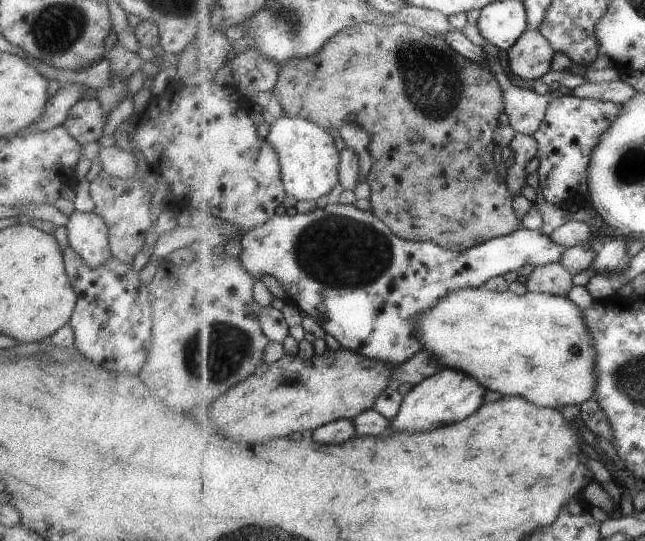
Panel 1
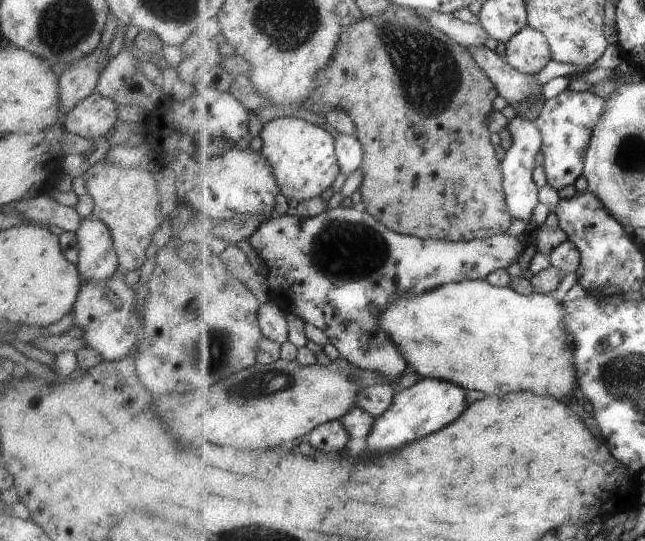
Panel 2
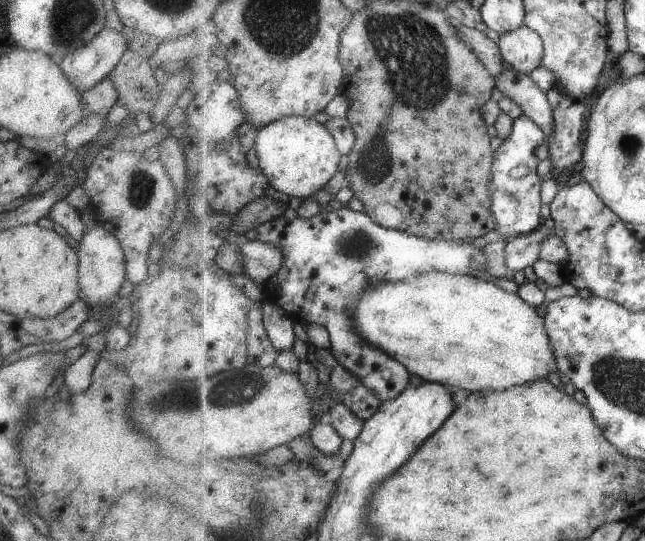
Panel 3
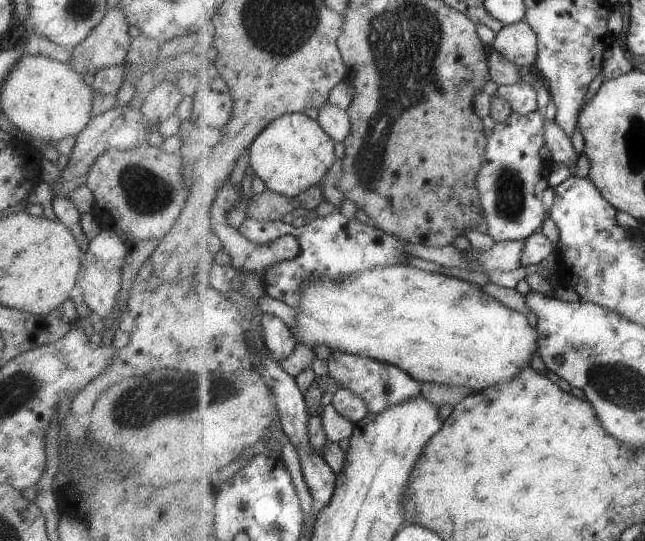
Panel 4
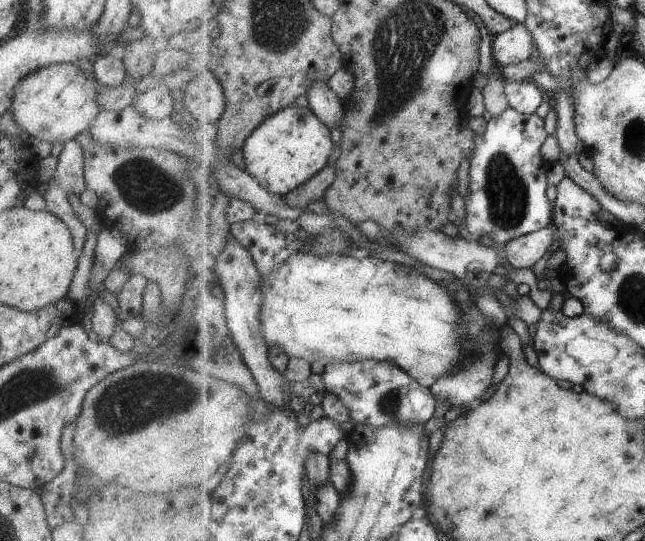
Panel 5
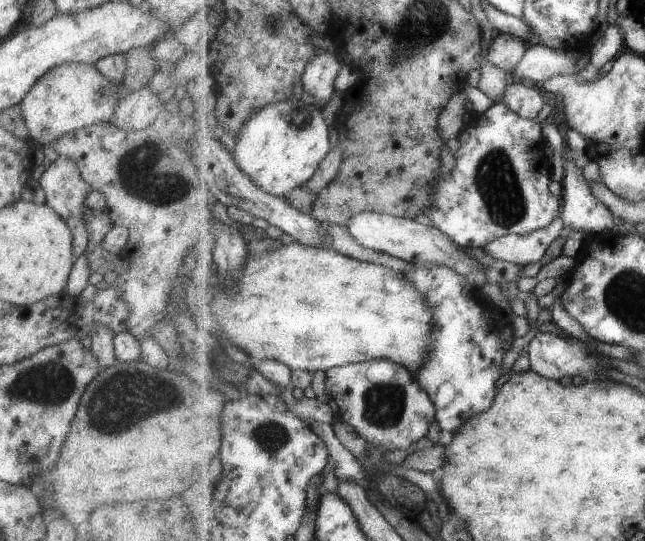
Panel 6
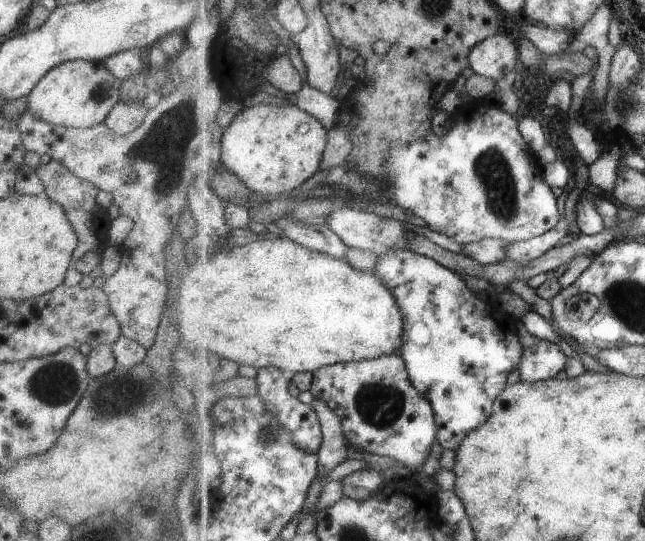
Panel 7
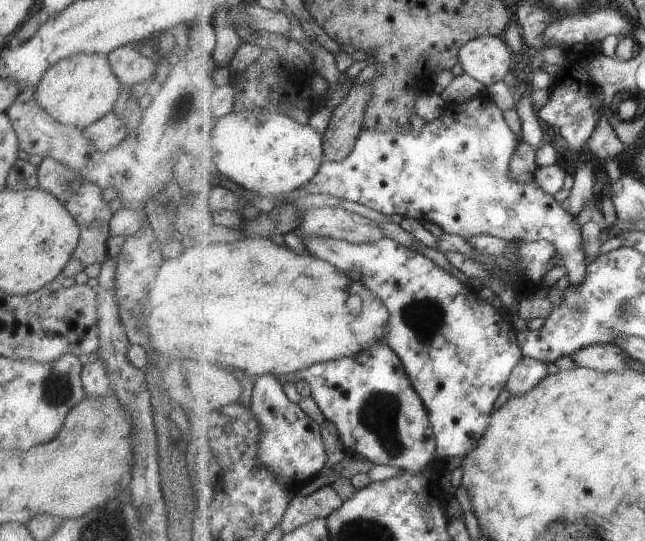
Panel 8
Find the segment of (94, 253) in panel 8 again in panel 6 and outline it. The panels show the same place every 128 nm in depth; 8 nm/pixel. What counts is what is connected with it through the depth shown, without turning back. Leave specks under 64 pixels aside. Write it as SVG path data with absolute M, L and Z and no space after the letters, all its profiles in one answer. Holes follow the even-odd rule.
M58 156L53 163L49 164L48 168L41 174L38 183L45 195L44 205L49 206L59 218L62 218L71 231L74 258L81 256L87 248L89 240L89 234L87 234L85 224L83 224L83 212L81 210L83 210L85 196L87 196L87 192L91 191L91 187L79 176L75 164L64 156Z

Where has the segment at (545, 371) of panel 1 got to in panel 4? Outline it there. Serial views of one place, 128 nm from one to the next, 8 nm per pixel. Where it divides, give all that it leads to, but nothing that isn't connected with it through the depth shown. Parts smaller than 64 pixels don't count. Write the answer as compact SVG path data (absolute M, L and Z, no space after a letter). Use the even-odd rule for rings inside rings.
M409 265L375 266L345 280L310 278L303 287L297 322L291 326L301 344L317 348L324 344L332 352L349 352L391 363L421 382L466 386L481 391L499 382L511 382L531 365L531 356L539 352L538 328L531 328L526 314L511 310L489 296L481 286L441 273Z

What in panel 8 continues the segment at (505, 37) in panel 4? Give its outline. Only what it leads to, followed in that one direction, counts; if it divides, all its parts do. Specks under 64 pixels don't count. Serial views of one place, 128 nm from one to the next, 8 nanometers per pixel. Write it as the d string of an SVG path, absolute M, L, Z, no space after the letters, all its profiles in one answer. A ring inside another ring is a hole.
M484 35L467 42L458 53L464 73L491 88L502 81L513 64L513 54L503 38Z

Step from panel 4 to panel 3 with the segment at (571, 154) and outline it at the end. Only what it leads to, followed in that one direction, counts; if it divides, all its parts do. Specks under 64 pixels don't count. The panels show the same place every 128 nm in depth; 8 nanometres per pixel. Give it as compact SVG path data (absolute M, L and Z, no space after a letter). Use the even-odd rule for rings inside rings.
M512 67L512 70L503 70L496 81L498 90L515 100L523 108L524 114L543 128L546 138L551 138L555 132L553 106L549 104L545 92L531 78L531 74L519 72Z

